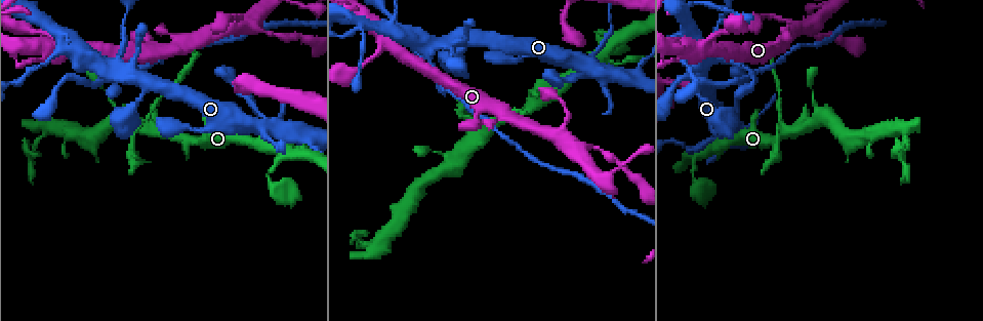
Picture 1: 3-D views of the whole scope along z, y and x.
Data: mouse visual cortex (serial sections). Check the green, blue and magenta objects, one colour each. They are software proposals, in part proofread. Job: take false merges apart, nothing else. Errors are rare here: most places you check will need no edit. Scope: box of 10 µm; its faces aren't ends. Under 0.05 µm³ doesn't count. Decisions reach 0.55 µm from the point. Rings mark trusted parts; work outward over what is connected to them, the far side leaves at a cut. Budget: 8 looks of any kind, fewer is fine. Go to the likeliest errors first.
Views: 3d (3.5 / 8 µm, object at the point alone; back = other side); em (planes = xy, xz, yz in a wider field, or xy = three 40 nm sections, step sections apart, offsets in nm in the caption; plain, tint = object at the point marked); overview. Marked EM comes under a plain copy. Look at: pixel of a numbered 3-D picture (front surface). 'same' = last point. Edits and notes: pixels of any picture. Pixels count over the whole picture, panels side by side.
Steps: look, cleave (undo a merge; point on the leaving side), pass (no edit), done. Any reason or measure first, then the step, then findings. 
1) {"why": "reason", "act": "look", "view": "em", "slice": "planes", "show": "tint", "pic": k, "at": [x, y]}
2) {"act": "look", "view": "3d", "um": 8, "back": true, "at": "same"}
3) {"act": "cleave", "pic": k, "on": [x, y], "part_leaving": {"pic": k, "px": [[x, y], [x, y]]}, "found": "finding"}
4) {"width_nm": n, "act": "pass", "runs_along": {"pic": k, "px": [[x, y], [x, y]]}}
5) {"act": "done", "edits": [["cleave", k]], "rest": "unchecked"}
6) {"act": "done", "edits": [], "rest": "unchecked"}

{"why": "three-way junction", "act": "look", "view": "3d", "um": 3.5, "pic": 1, "at": [740, 82]}

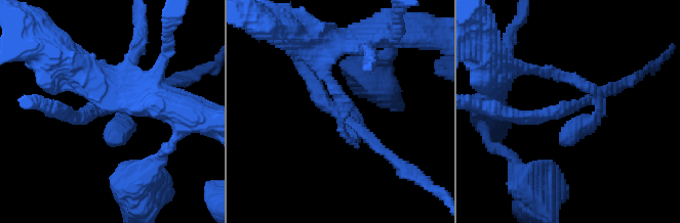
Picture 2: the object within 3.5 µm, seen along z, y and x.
{"arms": 3, "arm_widths_nm": [150, 200, 200], "act": "look", "view": "em", "slice": "planes", "show": "tint", "pic": 2, "at": [569, 114]}

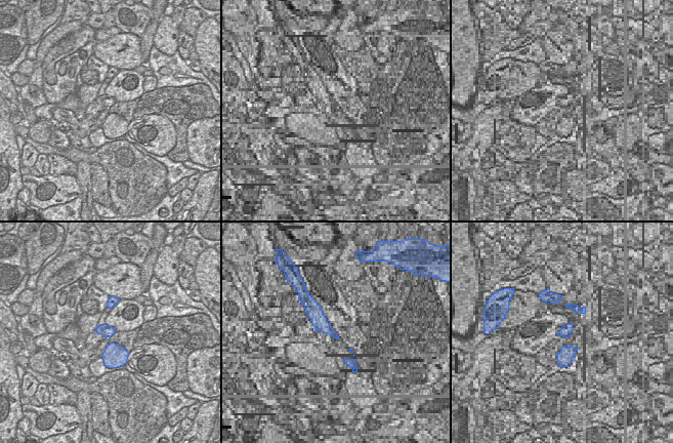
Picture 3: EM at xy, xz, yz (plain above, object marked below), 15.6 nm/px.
{"act": "pass", "runs_along": {"pic": 2, "px": [[346, 136], [298, 59]]}, "found": "continuous, no second cell"}

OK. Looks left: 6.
{"why": "thick turns thin", "act": "look", "view": "3d", "um": 3.5, "pic": 1, "at": [381, 20]}

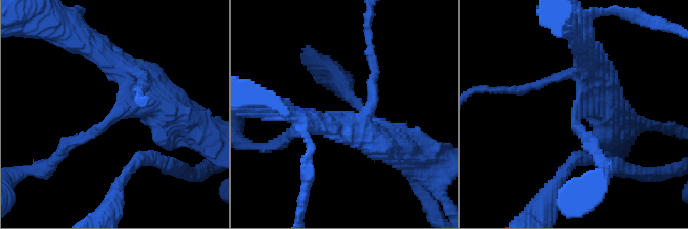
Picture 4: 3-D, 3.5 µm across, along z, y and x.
{"arm_widths_nm": [150, 500], "act": "look", "view": "em", "slice": "xy", "step": 1, "show": "tint", "pic": 4, "at": [573, 115]}

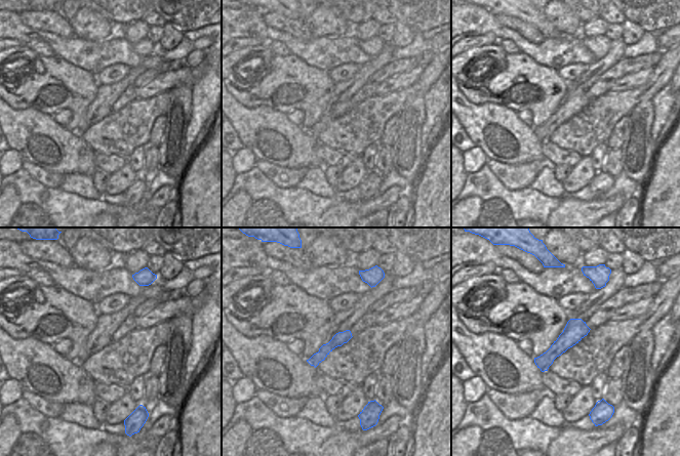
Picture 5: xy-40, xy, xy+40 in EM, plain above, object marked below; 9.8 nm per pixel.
{"act": "pass", "runs_along": {"pic": 4, "px": [[163, 102], [122, 108], [58, 156]]}, "found": "continuous, no second cell"}

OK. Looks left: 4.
{"why": "thin arm on a thick one", "act": "look", "view": "3d", "um": 3.5, "back": true, "pic": 1, "at": [593, 74]}

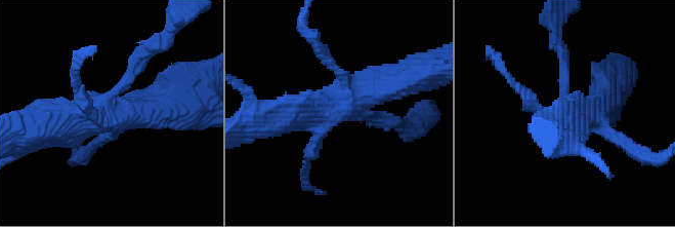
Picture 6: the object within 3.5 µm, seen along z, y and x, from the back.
{"act": "look", "view": "em", "slice": "xy", "step": 3, "show": "tint", "pic": 6, "at": [566, 96]}

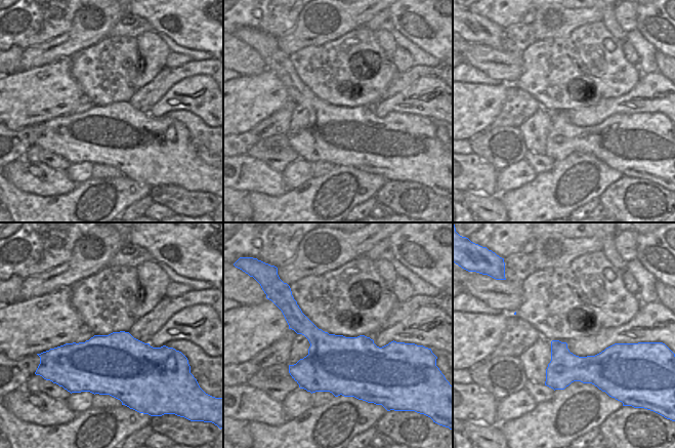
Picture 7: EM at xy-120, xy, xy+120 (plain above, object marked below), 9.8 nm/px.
{"width_nm": 550, "act": "pass", "runs_along": {"pic": 6, "px": [[390, 85], [328, 109], [264, 122]]}, "found": "one cell here"}

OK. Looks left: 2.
{"act": "done", "edits": [], "rest": "unchecked"}

